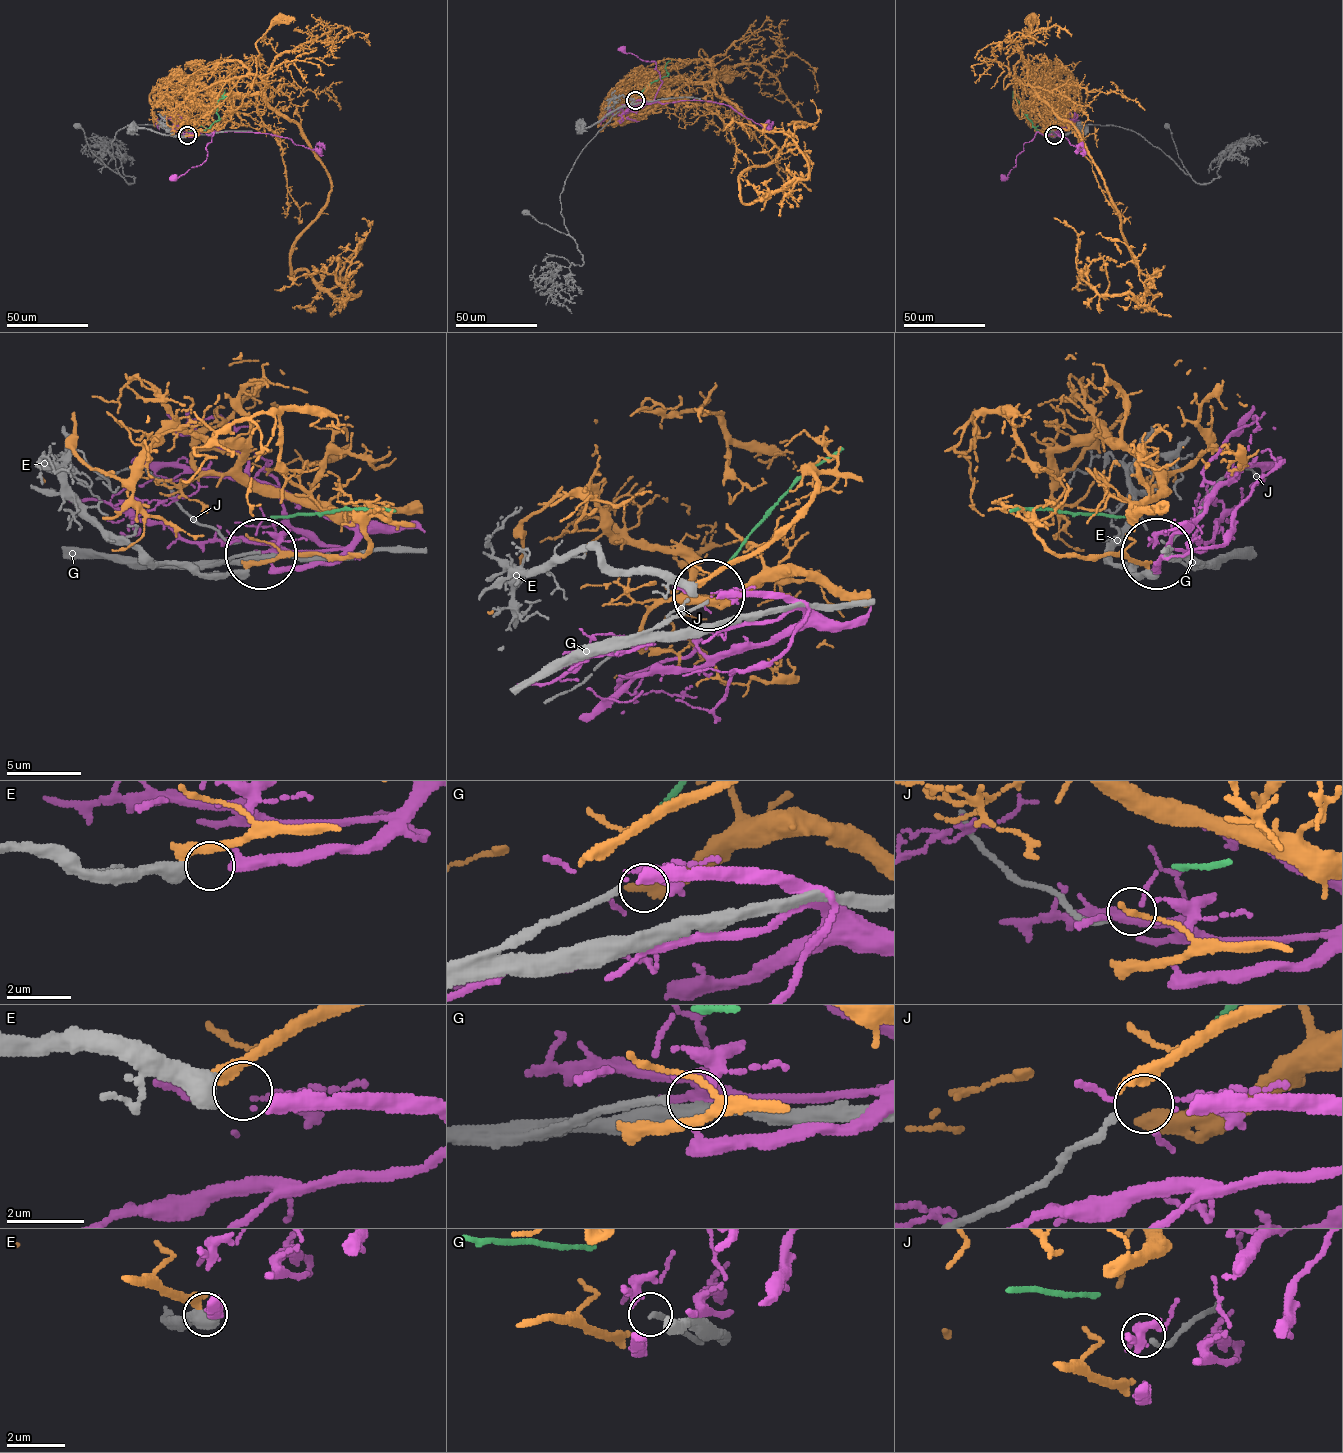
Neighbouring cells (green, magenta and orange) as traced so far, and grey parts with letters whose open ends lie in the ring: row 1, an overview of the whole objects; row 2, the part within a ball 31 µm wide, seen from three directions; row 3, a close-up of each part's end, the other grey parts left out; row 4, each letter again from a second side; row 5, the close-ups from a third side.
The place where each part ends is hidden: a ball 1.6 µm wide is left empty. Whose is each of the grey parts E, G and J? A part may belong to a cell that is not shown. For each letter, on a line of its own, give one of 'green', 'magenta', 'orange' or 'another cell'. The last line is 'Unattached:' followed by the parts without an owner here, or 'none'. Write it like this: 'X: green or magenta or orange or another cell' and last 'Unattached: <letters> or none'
E: magenta
G: another cell
J: another cell
Unattached: G, J

